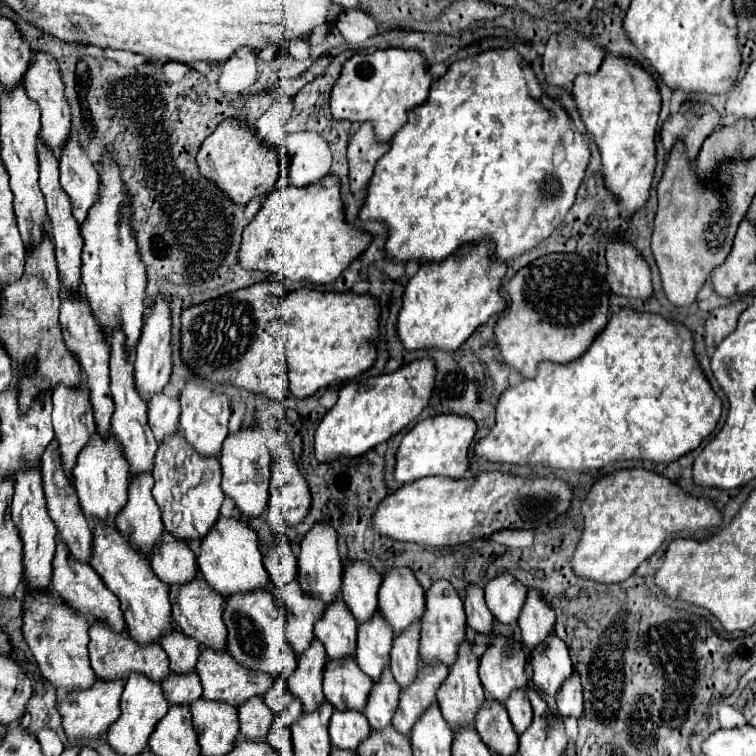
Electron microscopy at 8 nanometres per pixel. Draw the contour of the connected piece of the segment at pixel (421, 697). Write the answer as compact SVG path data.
M420 667L416 681L400 691L400 703L394 713L392 725L400 735L412 737L416 721L436 703L436 691L444 683L448 671L444 667Z

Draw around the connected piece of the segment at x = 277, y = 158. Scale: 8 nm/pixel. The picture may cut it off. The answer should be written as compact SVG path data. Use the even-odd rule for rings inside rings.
M236 119L222 121L216 131L202 143L196 165L202 177L216 183L216 189L222 191L234 205L248 205L258 195L268 195L276 181L280 179L284 167L284 151L272 151L256 141L254 129L240 129Z

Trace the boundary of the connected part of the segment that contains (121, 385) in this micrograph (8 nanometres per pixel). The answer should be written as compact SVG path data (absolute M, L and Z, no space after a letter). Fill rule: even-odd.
M114 331L112 335L112 357L110 357L110 389L112 389L112 399L114 399L114 415L112 415L112 435L122 447L122 455L130 465L130 475L142 475L152 471L152 459L158 449L158 441L154 439L148 419L146 419L146 401L140 399L140 395L134 389L134 373L132 373L132 357L124 353L124 335L120 331Z

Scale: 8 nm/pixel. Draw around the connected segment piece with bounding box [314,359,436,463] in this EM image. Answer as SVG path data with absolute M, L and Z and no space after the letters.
M430 359L412 361L390 375L370 377L364 383L346 383L340 389L338 403L322 417L316 437L314 455L320 463L336 461L338 457L360 457L378 443L388 441L408 423L412 423L428 405L434 387L434 363Z

